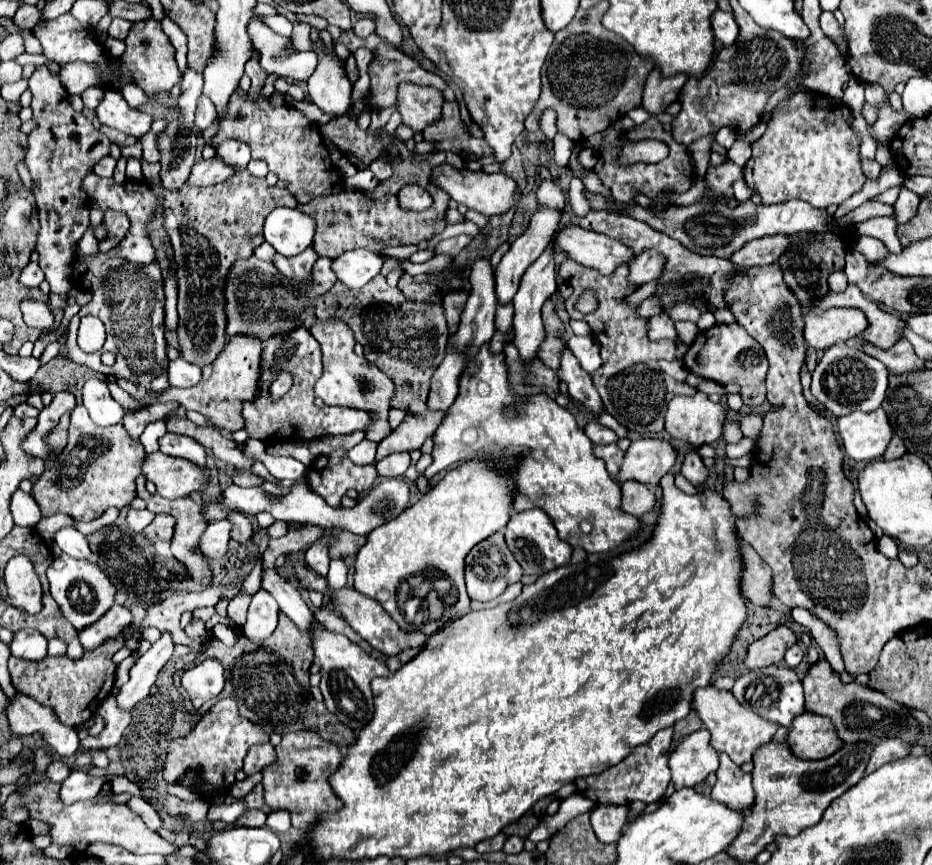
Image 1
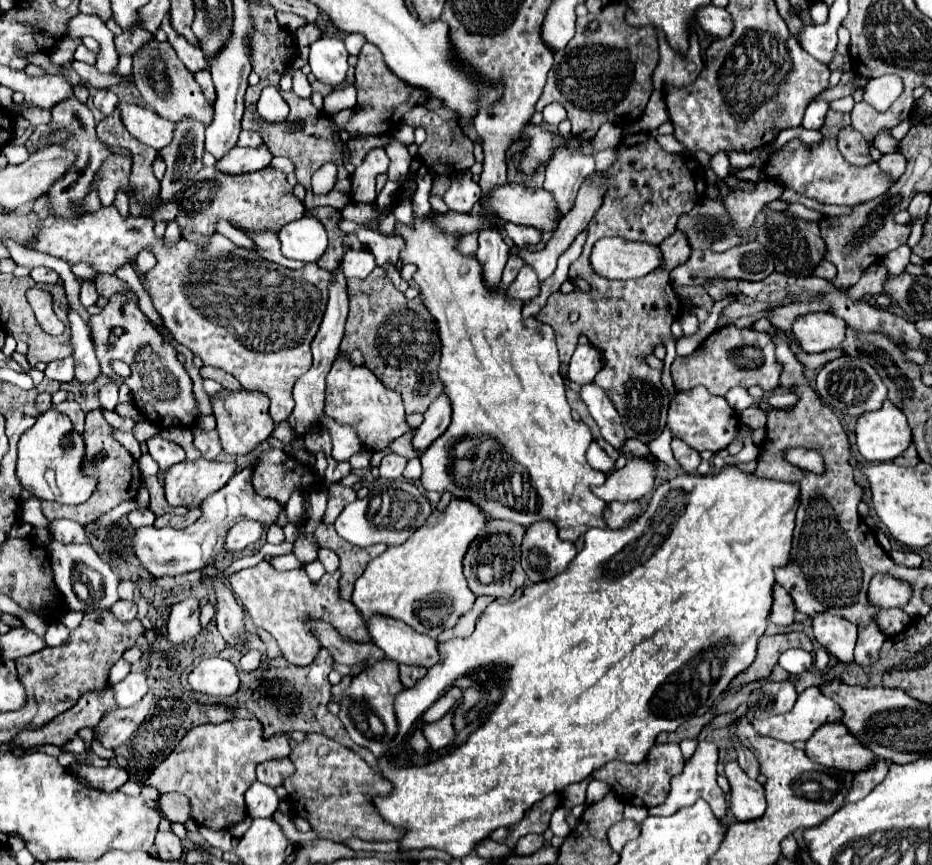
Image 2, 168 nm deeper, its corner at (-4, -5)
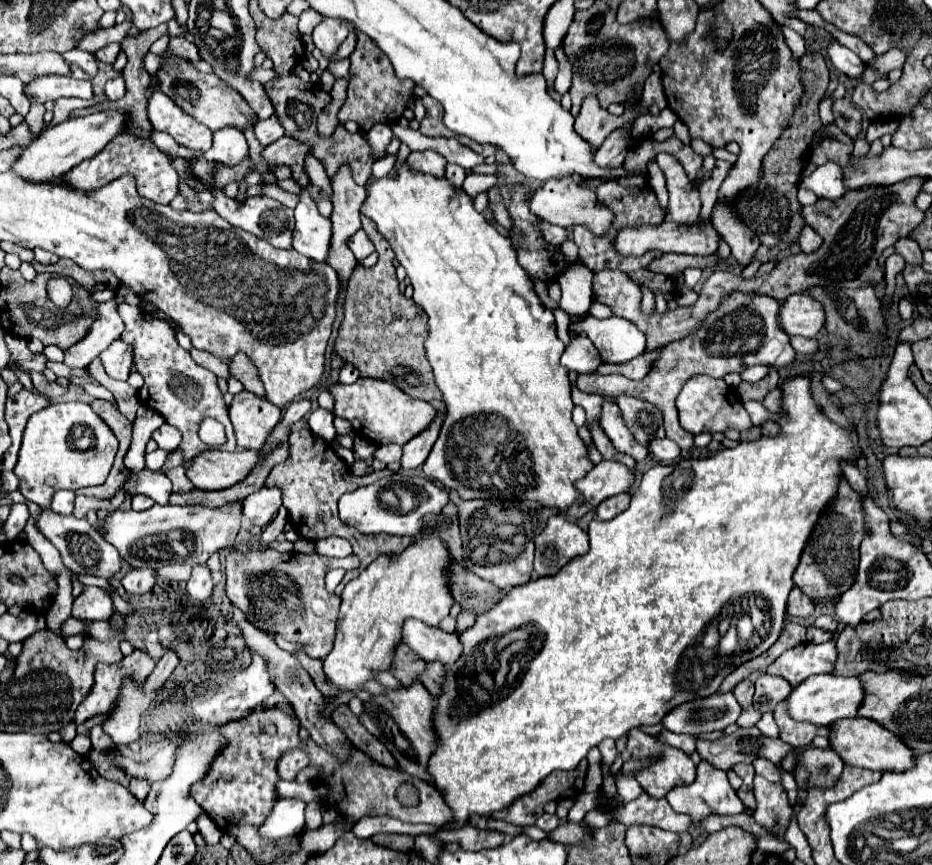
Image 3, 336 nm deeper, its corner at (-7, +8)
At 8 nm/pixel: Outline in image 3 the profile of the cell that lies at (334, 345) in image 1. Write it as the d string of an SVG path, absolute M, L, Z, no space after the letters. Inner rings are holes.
M359 377L353 385L333 383L327 387L327 391L335 399L335 415L347 419L357 435L367 437L377 445L405 445L437 417L437 411L429 403L407 395L405 391L393 387L393 383L387 383L383 379Z

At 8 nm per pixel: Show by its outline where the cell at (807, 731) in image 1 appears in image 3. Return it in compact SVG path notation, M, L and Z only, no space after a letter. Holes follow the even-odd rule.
M849 717L839 719L837 723L829 725L829 747L843 759L845 765L851 767L863 767L863 769L879 769L879 771L905 771L911 767L911 759L915 757L913 751L907 749L907 745L891 735L885 727L879 727L879 723L863 719L863 717Z

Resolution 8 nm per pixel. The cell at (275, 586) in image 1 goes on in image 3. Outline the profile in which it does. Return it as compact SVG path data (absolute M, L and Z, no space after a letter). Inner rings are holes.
M399 643L393 653L393 665L389 673L399 679L403 685L411 685L415 679L419 679L419 671L423 671L425 661L415 655L405 643Z

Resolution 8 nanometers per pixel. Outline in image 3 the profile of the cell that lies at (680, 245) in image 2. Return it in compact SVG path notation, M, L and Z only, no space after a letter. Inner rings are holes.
M659 153L655 161L667 181L667 191L669 191L667 219L683 225L695 225L701 211L697 183L687 179L681 163L675 157L667 153Z

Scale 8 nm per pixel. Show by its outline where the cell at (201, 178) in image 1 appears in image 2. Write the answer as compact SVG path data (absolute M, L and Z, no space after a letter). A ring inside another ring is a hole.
M262 144L260 148L236 146L228 152L228 156L216 162L216 168L222 172L230 172L230 174L246 174L246 172L256 172L256 170L266 168L272 158L274 156L268 152L266 144Z

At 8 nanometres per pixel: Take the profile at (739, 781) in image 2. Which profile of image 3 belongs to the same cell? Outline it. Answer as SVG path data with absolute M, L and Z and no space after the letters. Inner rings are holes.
M755 775L753 785L755 785L753 793L757 801L753 819L761 827L773 827L777 833L785 833L787 823L793 815L787 801L787 791L783 789L781 783L771 783L761 775Z

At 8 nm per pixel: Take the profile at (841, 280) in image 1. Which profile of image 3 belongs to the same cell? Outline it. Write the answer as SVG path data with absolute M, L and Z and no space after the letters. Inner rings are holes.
M805 227L803 229L803 235L799 237L799 245L801 245L801 249L803 249L805 255L815 253L821 247L821 243L823 243L823 239L811 227Z

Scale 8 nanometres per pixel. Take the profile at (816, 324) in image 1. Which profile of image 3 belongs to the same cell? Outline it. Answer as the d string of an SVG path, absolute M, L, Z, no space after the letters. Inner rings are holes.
M789 295L779 311L779 323L789 335L815 337L825 325L823 305L809 295Z

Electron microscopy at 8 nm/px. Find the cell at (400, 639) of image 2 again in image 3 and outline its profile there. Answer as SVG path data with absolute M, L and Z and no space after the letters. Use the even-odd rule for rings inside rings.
M407 619L403 623L403 643L407 643L421 659L455 663L461 655L461 643L457 633L447 633L439 627L421 623L419 619Z

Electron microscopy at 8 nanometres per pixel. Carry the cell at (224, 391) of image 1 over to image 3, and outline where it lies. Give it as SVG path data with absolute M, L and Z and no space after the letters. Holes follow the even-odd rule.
M241 391L233 397L229 419L235 429L237 447L259 451L267 441L271 429L279 423L281 409L255 393Z

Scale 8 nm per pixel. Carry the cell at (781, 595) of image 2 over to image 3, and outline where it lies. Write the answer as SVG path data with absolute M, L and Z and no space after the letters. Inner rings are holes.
M793 587L793 591L789 593L789 601L787 601L787 613L795 615L795 617L809 617L813 613L813 601L803 595L799 591L799 587Z

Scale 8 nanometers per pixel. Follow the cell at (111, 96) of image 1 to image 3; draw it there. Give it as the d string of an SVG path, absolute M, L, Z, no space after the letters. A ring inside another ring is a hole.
M153 91L147 101L147 117L155 131L169 133L179 145L207 151L211 147L211 131L179 109L167 95Z

